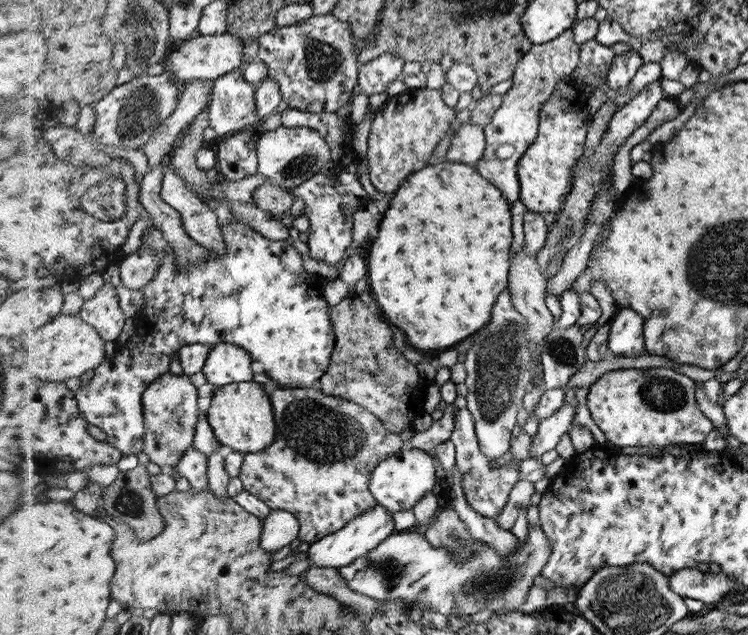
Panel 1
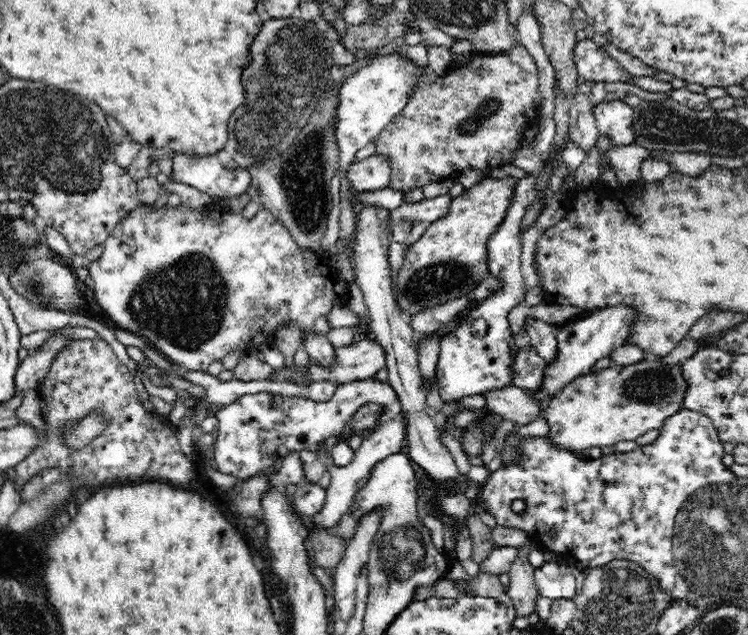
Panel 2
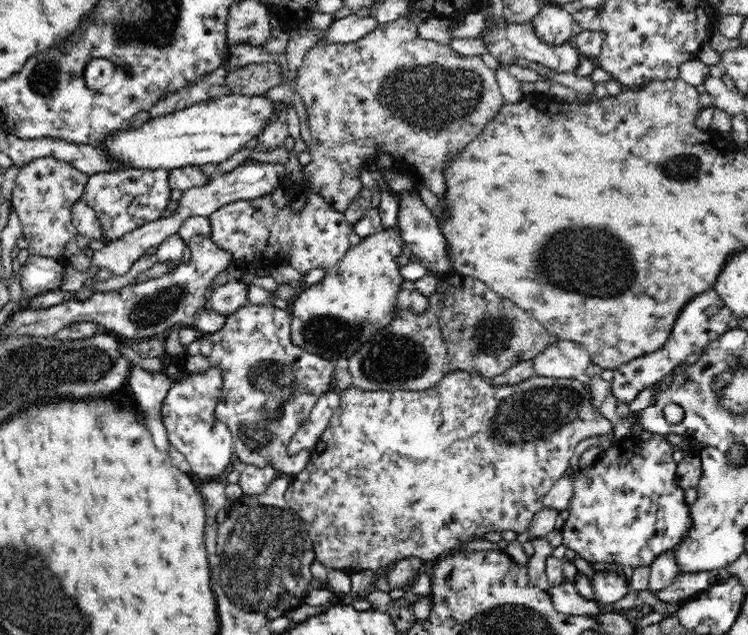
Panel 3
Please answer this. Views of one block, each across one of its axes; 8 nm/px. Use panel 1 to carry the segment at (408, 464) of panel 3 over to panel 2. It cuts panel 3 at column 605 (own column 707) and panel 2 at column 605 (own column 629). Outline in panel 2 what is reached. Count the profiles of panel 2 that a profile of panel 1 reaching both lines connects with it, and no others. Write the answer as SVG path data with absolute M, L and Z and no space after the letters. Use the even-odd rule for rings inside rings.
M659 358L586 372L561 388L559 396L552 396L544 412L550 426L547 436L555 446L574 454L591 447L615 446L621 440L636 440L678 413L689 388L682 363L665 364Z

